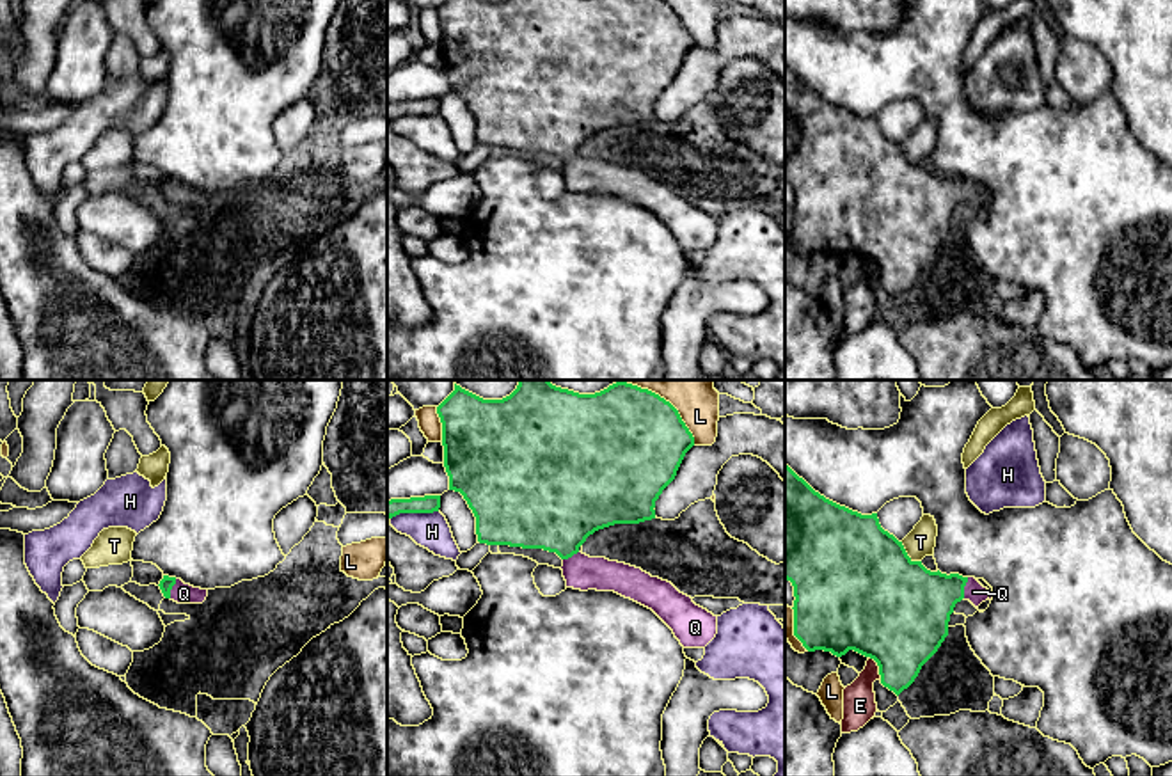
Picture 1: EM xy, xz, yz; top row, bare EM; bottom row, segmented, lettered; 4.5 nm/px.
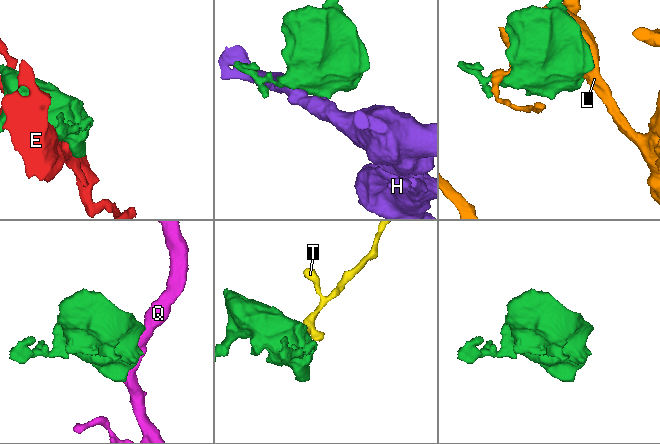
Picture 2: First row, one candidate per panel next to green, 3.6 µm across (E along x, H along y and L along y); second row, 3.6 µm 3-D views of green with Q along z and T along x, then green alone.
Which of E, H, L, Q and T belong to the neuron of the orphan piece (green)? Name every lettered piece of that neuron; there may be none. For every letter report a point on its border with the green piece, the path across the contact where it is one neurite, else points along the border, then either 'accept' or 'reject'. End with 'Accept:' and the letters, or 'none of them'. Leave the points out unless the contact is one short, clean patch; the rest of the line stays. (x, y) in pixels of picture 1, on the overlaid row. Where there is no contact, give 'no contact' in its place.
E: contact yz (879, 668); reject
H: contact xz (414, 512); reject
L: contact xz (441, 421); reject
Q: contact yz (963, 588); way yz (911, 606), (940, 592), (963, 588), (974, 592); accept
T: contact yz (906, 554); reject
Accept: Q

